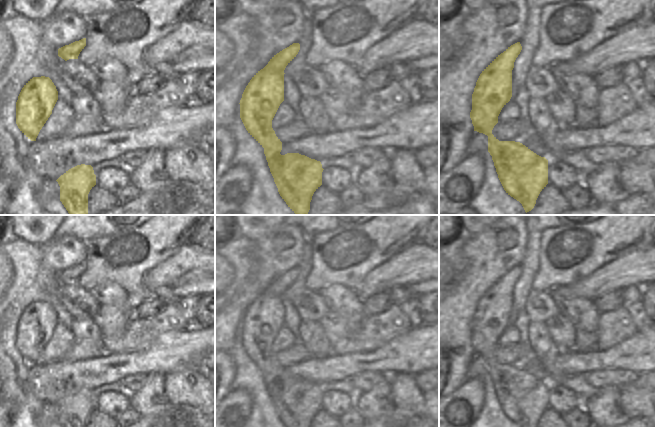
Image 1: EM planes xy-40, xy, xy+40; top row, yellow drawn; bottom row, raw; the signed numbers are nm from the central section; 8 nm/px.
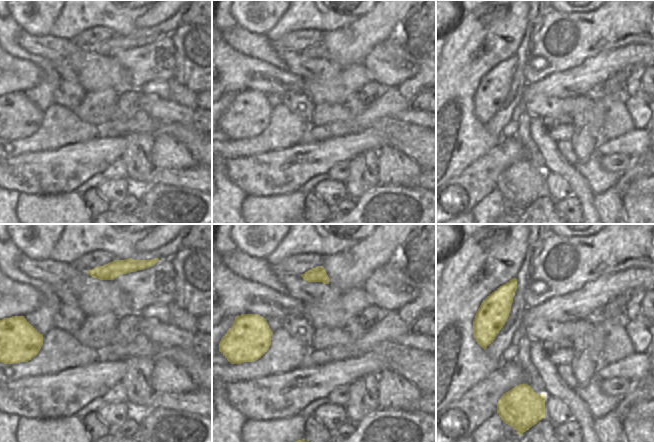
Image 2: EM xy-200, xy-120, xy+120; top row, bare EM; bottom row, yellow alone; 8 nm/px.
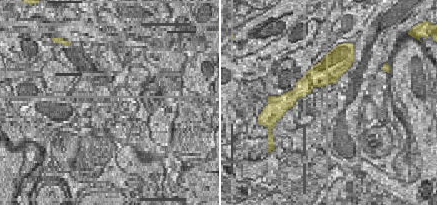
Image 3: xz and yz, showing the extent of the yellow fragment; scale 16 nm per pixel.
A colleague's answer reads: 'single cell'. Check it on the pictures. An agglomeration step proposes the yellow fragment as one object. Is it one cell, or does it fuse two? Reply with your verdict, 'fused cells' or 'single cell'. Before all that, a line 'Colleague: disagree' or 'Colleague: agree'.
Colleague: agree
single cell

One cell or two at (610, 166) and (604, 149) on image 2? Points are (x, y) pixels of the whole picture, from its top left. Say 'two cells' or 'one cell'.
two cells

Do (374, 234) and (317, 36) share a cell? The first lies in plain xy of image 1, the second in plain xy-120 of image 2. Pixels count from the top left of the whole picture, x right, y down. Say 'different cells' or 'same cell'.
different cells

